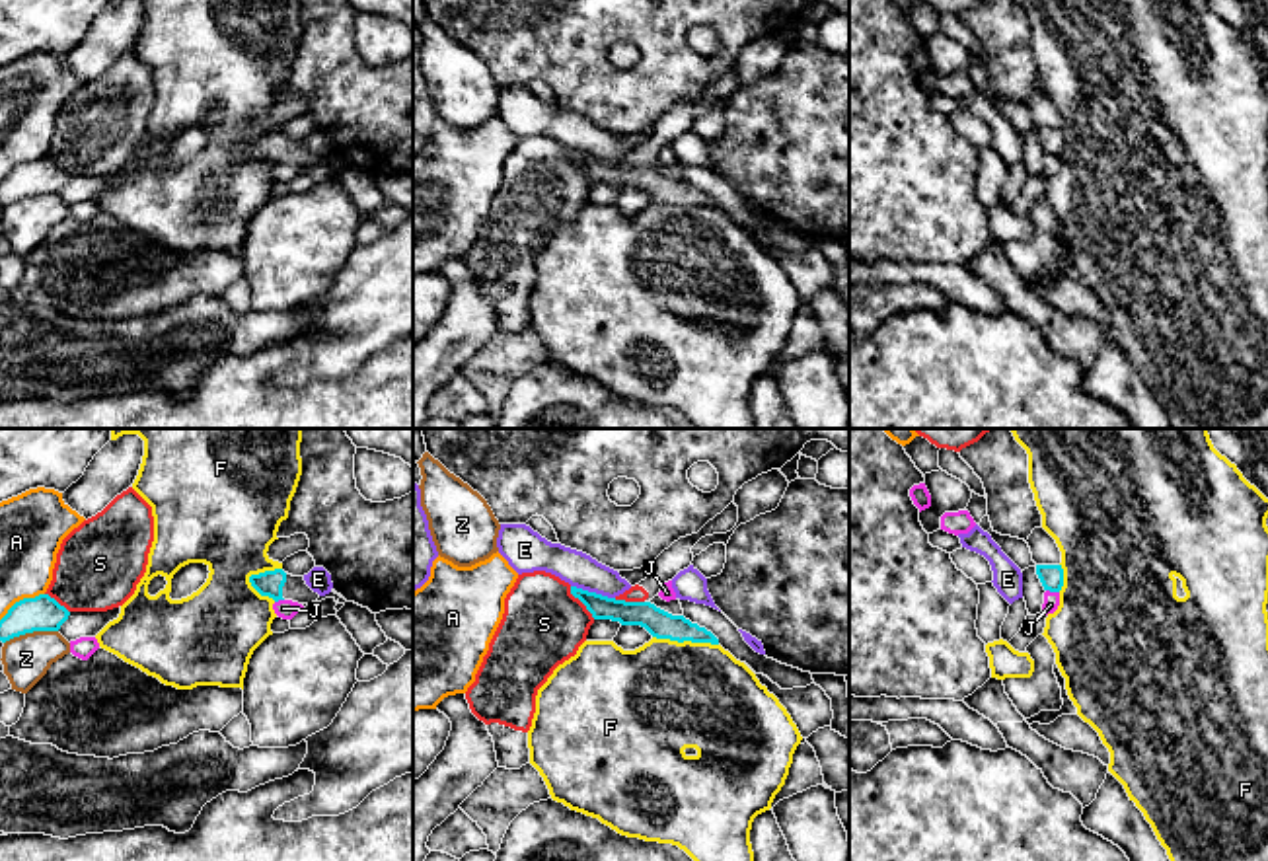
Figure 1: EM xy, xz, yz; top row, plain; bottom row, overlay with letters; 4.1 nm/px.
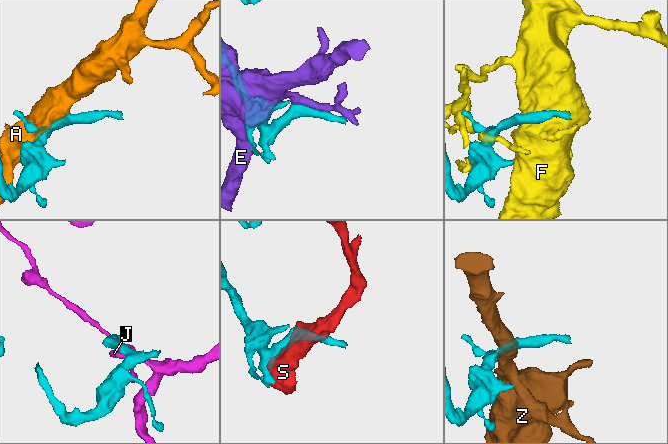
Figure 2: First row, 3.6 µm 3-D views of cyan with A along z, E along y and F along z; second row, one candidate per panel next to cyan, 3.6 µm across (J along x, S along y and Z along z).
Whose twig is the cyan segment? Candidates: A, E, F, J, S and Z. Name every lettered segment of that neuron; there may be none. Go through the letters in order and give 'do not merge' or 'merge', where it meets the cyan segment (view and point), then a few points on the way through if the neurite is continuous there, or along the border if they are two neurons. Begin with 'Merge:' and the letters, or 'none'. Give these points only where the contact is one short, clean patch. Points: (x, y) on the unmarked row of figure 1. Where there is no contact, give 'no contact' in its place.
Merge: none
A: do not merge | xy (20, 164)
E: do not merge | xz (593, 156)
F: do not merge | xz (686, 203) | along xz (653, 199), (717, 209)
J: do not merge | yz (1052, 154)
S: do not merge | xz (581, 164)
Z: do not merge | xy (30, 195)

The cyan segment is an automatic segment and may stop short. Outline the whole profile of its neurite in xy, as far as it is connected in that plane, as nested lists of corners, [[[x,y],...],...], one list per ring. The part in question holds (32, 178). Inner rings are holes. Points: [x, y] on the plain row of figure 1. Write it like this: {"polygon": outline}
{"polygon": [[[49,158],[23,162],[0,183],[0,205],[6,206],[33,195],[58,195],[68,179],[70,175]]]}

